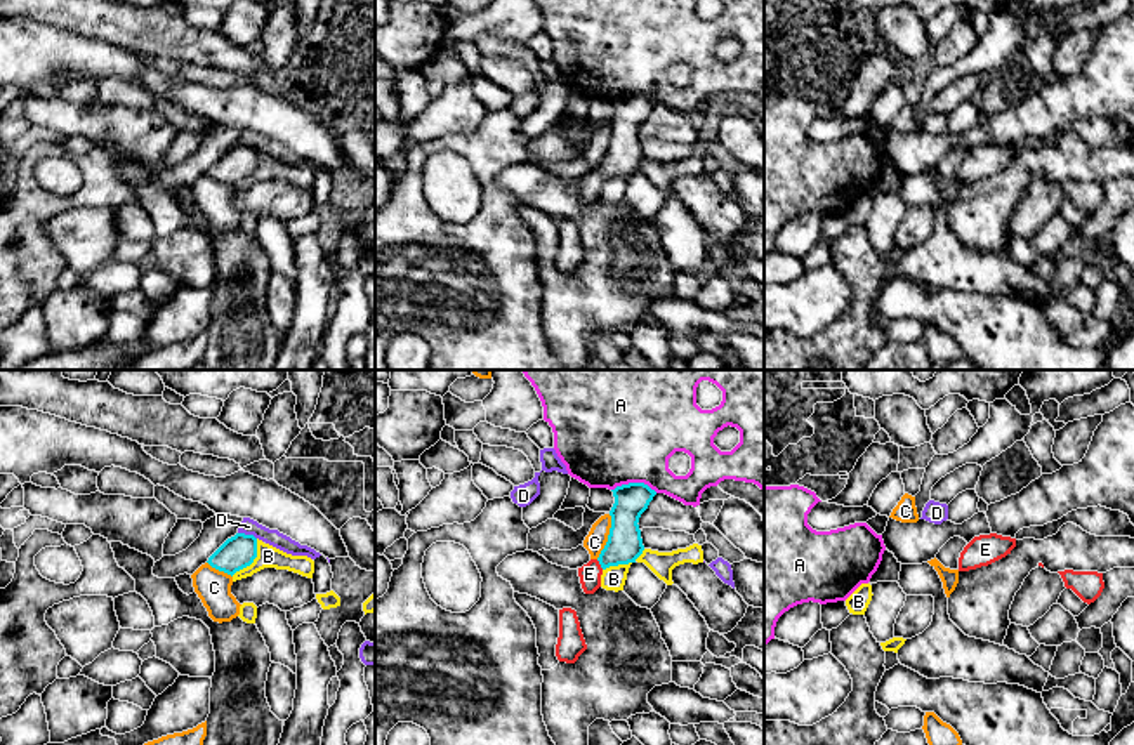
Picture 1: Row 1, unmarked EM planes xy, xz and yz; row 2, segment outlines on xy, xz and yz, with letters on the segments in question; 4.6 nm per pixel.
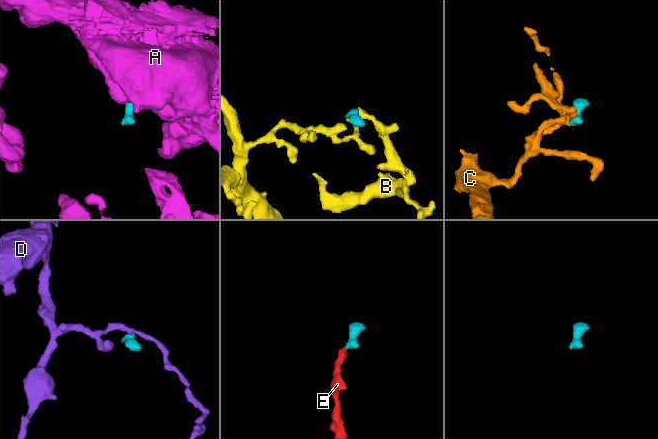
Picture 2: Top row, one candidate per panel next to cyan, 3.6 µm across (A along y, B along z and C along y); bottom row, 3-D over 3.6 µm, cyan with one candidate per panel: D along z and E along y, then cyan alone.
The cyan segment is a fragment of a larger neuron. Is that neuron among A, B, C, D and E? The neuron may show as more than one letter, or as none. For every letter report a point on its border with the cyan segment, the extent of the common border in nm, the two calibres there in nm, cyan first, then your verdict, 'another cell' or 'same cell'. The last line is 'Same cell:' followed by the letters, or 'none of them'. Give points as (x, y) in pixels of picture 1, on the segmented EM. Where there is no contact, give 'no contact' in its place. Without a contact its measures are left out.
A: xz (634, 483) | 220 nm | 160/480 nm | another cell
B: xy (252, 561) | 220 nm | 160/110 nm | another cell
C: xz (608, 537) | 220 nm | 170/100 nm | another cell
D: xy (247, 535) | 90 nm | 160/80 nm | another cell
E: xz (599, 563) | 60 nm | 170/100 nm | same cell
Same cell: E

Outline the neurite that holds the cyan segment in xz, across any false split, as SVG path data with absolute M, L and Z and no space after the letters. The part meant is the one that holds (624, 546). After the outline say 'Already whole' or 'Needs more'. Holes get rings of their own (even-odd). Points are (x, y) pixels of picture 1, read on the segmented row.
M644 483L622 485L611 491L615 504L610 511L611 528L608 542L597 559L590 559L578 568L585 594L594 594L601 587L601 575L606 568L636 563L644 551L637 523L656 491Z. Needs more

